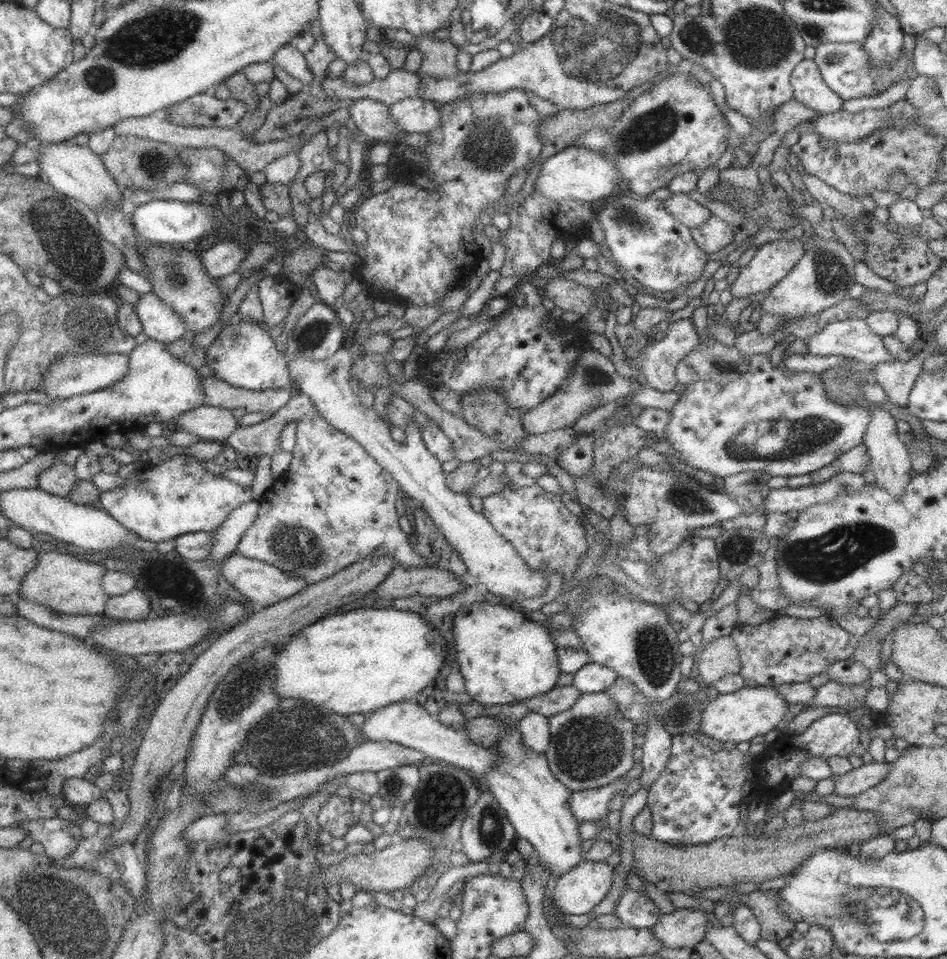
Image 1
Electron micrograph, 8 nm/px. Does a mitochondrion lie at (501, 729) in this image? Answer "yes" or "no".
no

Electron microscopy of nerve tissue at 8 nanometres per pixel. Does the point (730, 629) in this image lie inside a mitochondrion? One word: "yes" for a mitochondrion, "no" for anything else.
no

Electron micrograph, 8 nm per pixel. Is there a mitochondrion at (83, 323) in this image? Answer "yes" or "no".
yes

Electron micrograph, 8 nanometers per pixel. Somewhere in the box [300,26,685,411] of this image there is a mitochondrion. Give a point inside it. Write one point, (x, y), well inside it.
(489, 146)

